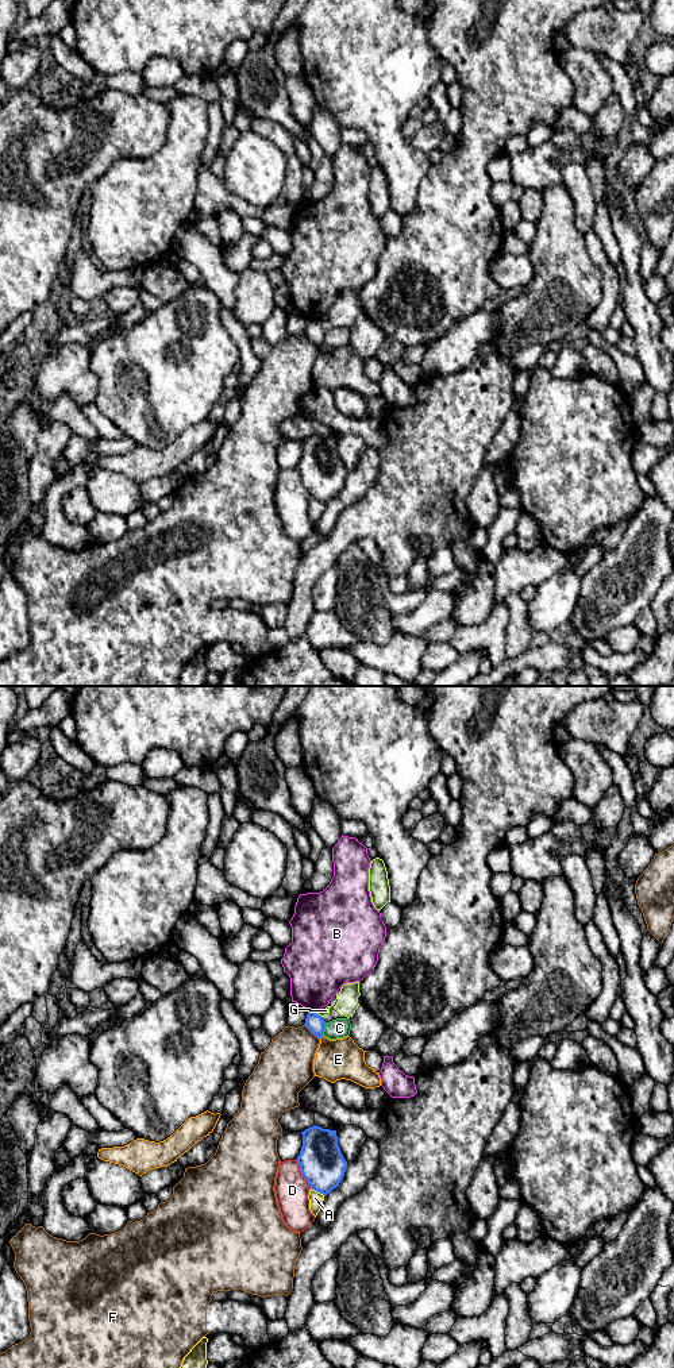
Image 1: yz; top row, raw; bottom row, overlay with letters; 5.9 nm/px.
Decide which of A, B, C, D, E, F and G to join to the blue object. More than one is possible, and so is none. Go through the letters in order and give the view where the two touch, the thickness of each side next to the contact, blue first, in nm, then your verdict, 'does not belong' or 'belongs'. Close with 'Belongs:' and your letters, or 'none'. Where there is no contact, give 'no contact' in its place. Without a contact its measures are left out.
A: yz | 260/80 nm | does not belong
B: yz | 110/340 nm | does not belong
C: yz | 110/120 nm | does not belong
D: yz | 260/200 nm | does not belong
E: no contact | does not belong
F: yz | 110/320 nm | does not belong
G: yz | 110/50 nm | belongs
Belongs: G

